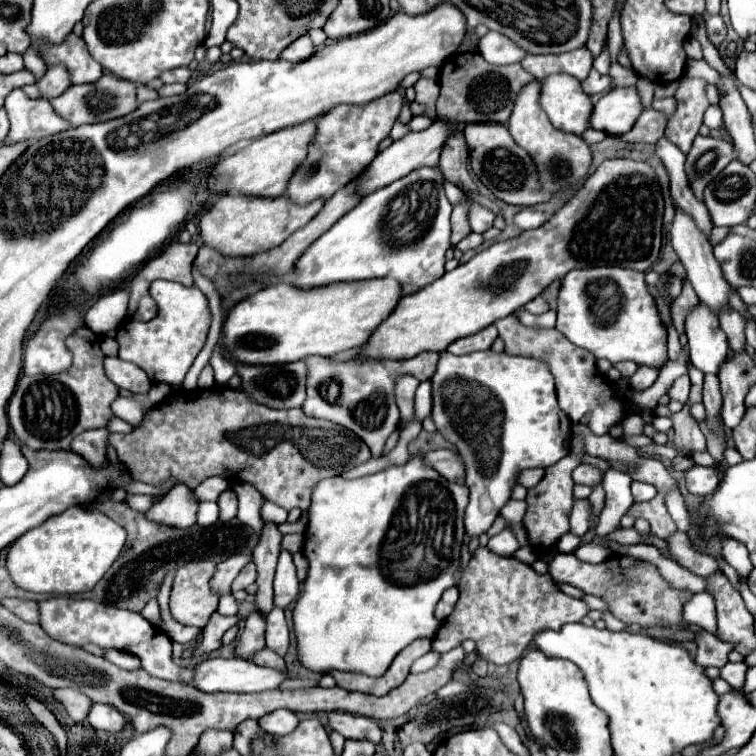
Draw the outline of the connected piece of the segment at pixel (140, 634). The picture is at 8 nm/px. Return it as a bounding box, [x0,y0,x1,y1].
[39,596,193,686]

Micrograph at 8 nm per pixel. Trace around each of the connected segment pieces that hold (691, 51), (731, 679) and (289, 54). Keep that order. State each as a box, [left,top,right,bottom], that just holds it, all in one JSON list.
[[683,38,703,60],[719,662,747,688],[281,34,315,62]]

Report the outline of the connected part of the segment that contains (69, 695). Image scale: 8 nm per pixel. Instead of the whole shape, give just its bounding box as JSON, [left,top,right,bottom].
[53,688,93,722]

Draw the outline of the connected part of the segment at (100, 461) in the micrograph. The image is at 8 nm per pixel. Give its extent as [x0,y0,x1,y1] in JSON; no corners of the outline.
[71,428,109,466]

